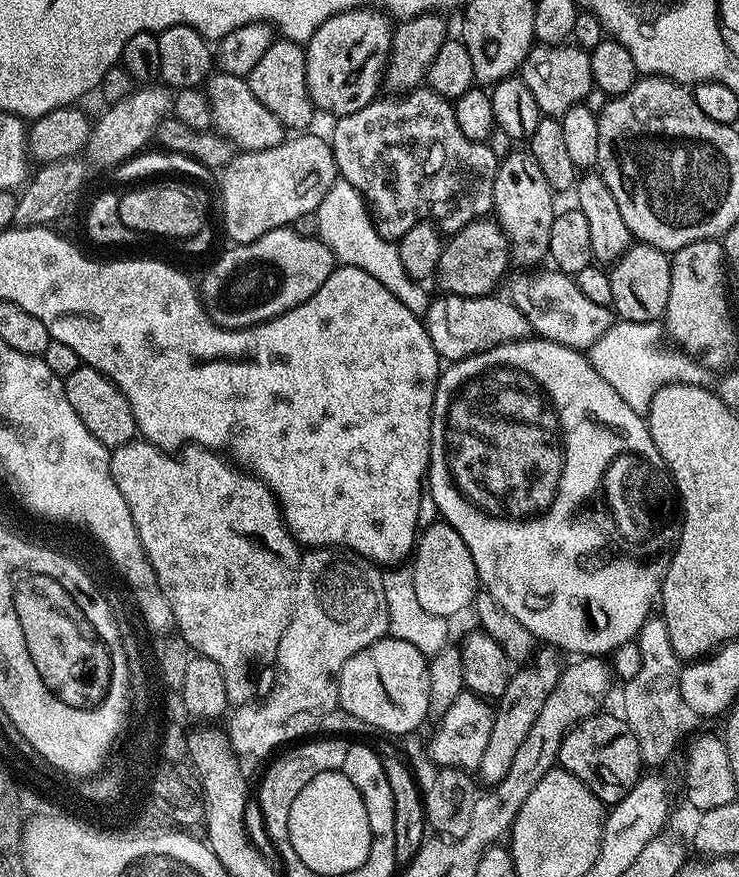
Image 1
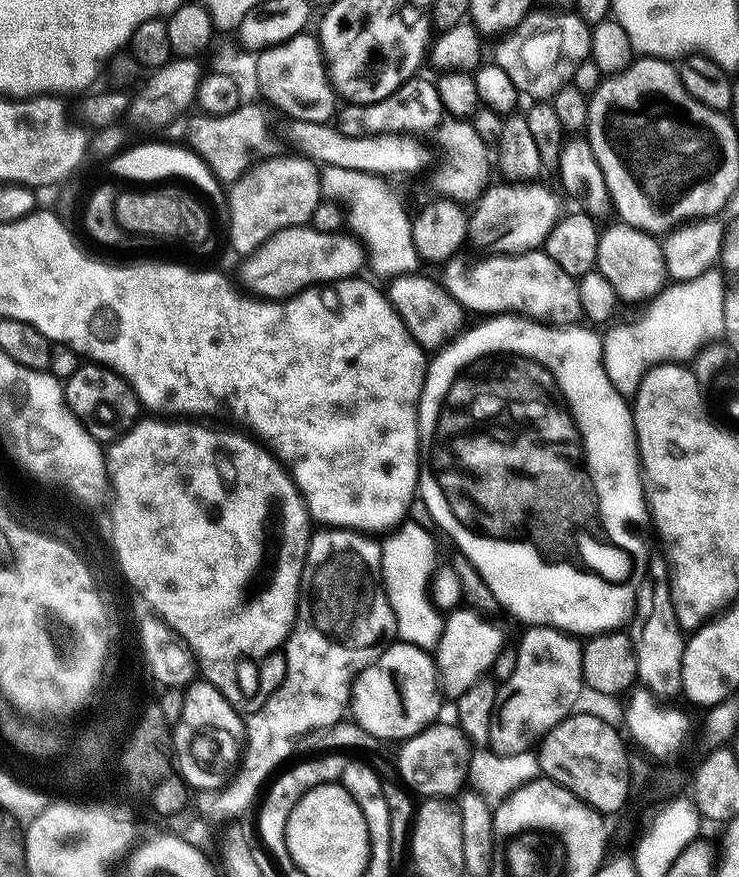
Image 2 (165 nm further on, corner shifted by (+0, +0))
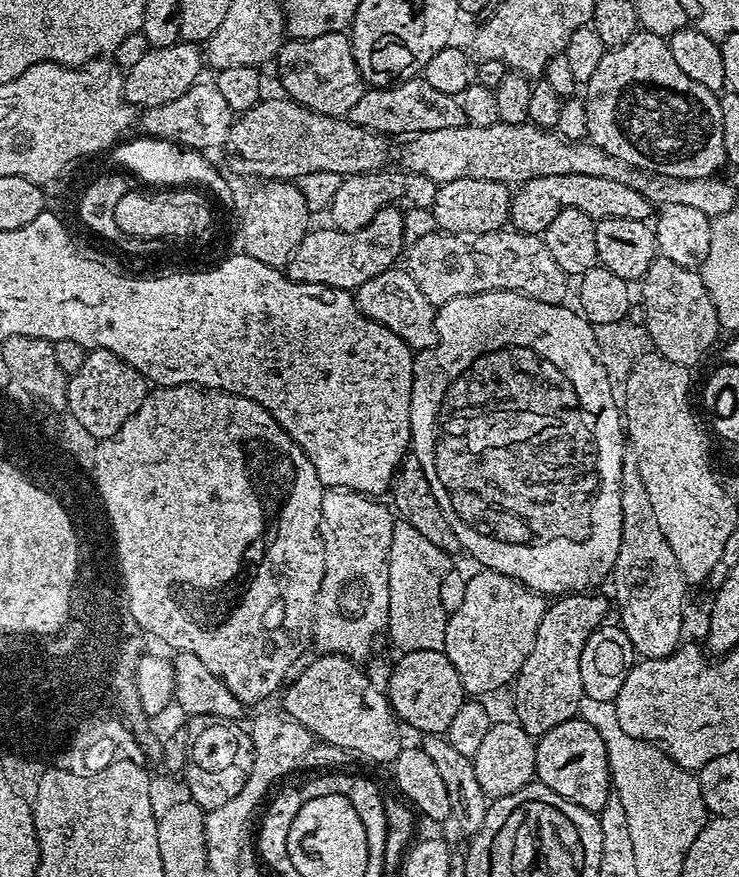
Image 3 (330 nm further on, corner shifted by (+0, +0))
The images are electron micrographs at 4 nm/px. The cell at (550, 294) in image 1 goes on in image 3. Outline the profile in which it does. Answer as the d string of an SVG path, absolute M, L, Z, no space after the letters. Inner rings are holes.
M437 230L431 232L430 234L426 234L426 238L418 238L418 242L408 244L406 248L406 260L407 256L408 264L406 263L406 270L410 274L410 278L414 278L414 282L418 284L418 290L422 290L422 294L426 294L426 298L434 306L445 304L446 302L450 302L459 296L477 296L483 292L517 292L523 296L528 296L532 300L546 302L547 304L558 304L567 301L567 296L570 296L570 288L568 292L570 277L568 277L568 275L560 269L558 262L554 262L554 258L550 258L550 250L546 250L543 239L536 234L518 232L515 230L499 230L497 232L469 235L465 238L463 235L449 235L444 231Z

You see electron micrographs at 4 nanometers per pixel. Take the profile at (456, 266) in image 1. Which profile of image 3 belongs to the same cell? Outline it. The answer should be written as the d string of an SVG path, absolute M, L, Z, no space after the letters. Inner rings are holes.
M558 174L525 180L511 193L510 224L518 232L543 234L546 226L550 226L550 222L554 222L554 218L558 218L558 214L567 208L582 210L582 214L595 221L606 218L647 221L654 212L654 206L649 200L642 198L638 190L622 186L622 182L614 182L610 178L590 178L590 174Z

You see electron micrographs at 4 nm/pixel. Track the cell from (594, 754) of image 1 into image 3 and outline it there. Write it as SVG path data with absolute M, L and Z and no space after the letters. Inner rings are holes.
M573 718L554 726L535 741L535 779L545 784L554 794L582 806L588 812L601 812L613 791L612 777L608 770L606 746L602 734L590 722Z

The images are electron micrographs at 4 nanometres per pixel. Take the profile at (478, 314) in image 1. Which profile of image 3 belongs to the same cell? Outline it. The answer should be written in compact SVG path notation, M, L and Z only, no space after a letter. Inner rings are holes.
M393 266L386 269L378 278L370 278L361 288L354 292L356 304L360 307L360 313L368 316L374 322L386 326L398 338L402 338L413 350L435 349L438 343L436 335L436 313L437 309L418 290L418 284L414 278L403 267Z

